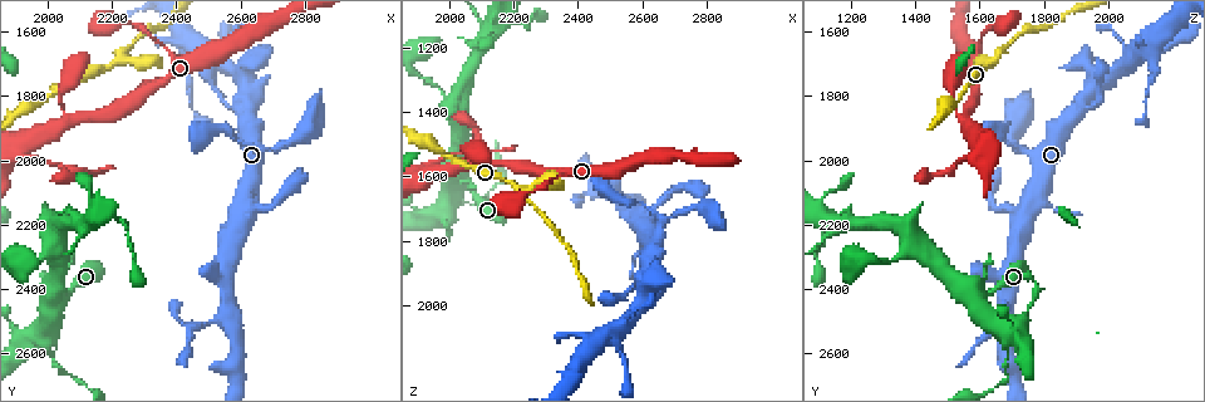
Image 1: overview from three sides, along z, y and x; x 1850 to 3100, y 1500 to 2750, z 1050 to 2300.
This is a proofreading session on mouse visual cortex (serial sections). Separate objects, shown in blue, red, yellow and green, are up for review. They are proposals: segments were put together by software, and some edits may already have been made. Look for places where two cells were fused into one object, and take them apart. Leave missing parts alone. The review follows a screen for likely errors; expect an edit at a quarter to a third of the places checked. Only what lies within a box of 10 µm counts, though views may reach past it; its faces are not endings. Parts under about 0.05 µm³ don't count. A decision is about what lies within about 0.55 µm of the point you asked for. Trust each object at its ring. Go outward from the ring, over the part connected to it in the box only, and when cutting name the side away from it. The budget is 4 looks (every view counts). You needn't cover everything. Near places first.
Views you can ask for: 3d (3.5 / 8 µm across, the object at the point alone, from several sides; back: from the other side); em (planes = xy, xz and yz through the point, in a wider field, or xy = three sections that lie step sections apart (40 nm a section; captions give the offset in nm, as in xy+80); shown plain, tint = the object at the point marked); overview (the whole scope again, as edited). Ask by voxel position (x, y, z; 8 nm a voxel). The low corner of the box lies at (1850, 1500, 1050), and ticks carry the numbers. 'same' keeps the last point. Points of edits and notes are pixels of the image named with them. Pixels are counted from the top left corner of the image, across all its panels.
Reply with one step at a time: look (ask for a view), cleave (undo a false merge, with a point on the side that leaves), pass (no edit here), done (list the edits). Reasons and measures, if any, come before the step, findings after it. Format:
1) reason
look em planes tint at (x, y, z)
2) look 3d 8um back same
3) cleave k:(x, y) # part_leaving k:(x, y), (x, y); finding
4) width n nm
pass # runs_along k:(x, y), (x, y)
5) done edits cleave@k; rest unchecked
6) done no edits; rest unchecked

branch point
look 3d 8um back at (2560, 2450, 1680)

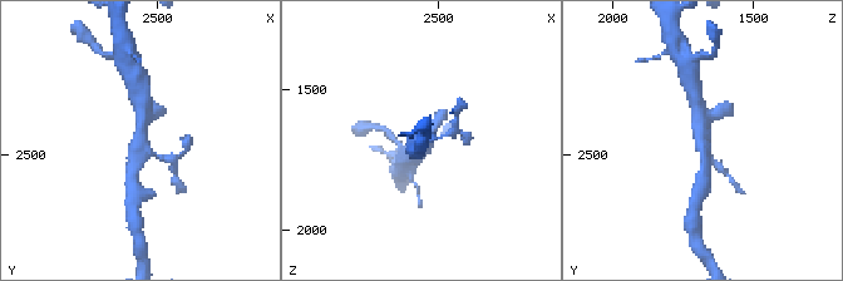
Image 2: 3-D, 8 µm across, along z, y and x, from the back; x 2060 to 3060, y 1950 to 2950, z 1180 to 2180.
arms 3; arm_widths 100, 300, 400 nm; need the tissue
look em planes tint same

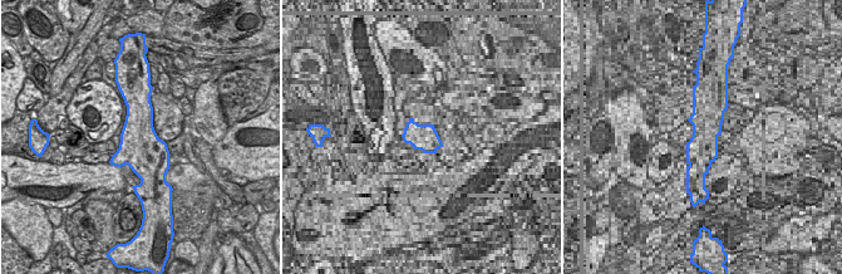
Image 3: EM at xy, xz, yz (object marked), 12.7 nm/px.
cleave 2:(464, 136) # part_leaving 2:(159, 156), (173, 162), (178, 186); a second cell is stuck on

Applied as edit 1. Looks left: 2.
calibre changes
look 3d 3.5um back at (2240, 1700, 1640)

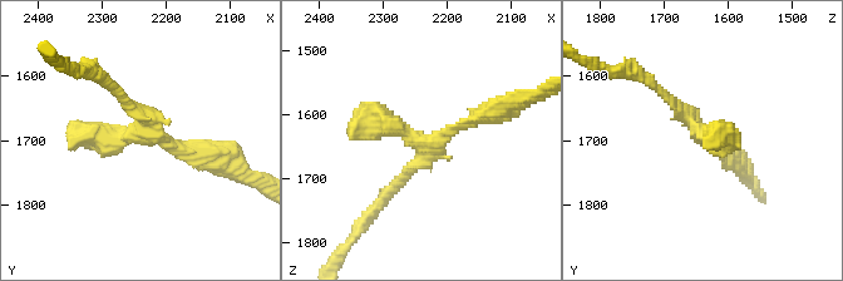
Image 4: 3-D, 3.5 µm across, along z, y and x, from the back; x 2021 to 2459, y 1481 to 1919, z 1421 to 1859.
now the EM
look em planes tint at (2250, 1690, 1640)

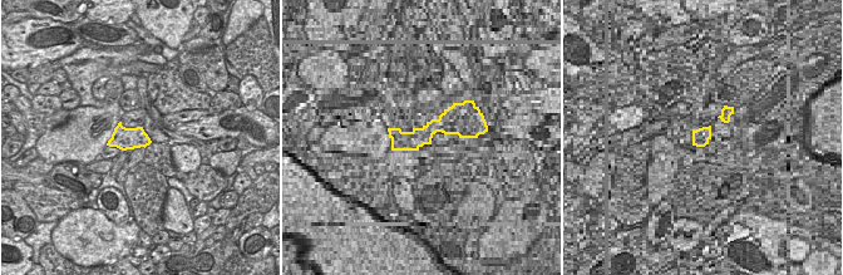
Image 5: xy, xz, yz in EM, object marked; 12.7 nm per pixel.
pass # runs_along 4:(207, 156), (99, 133), (73, 148); one cell here

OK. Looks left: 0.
done edits cleave@2; rest unchecked

